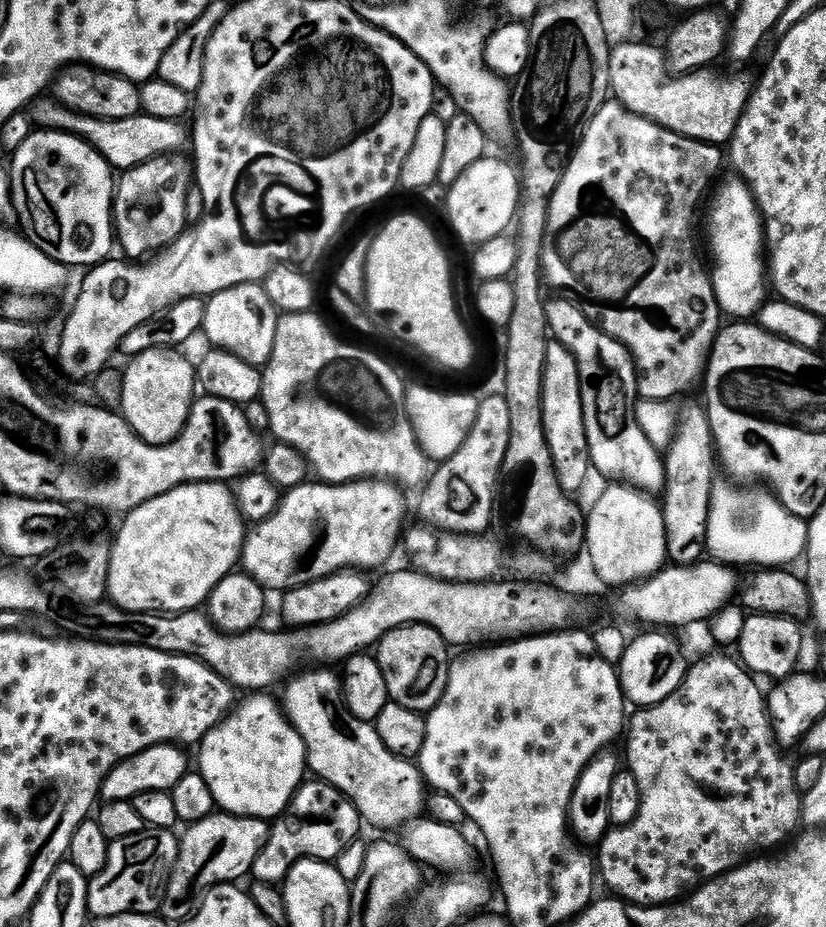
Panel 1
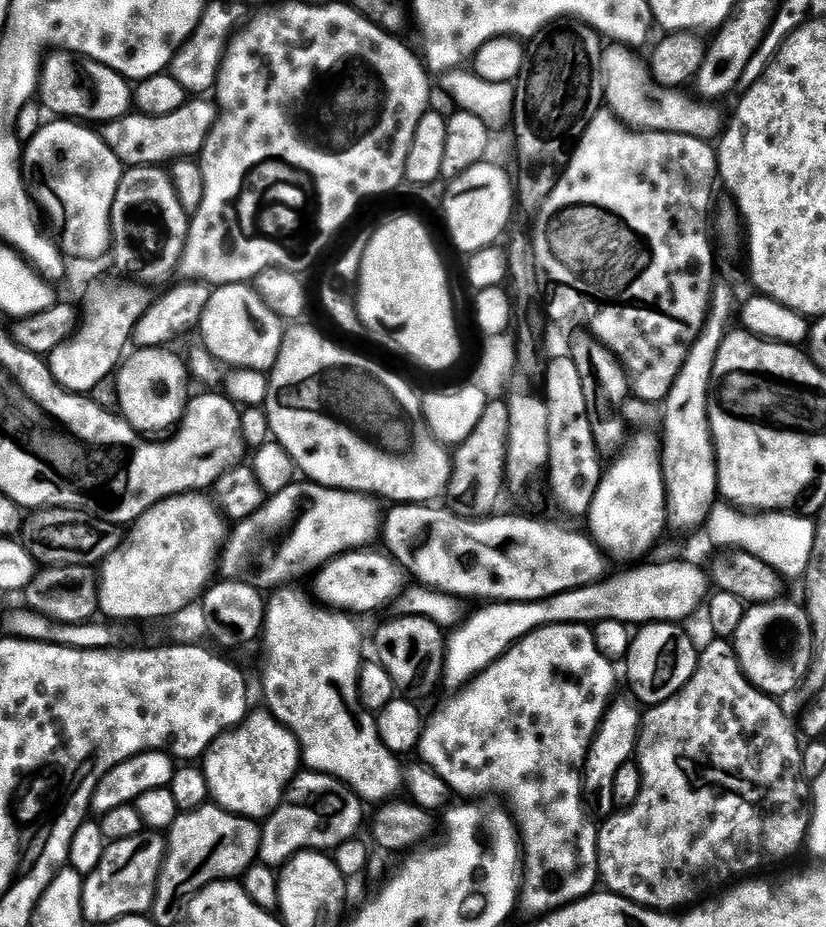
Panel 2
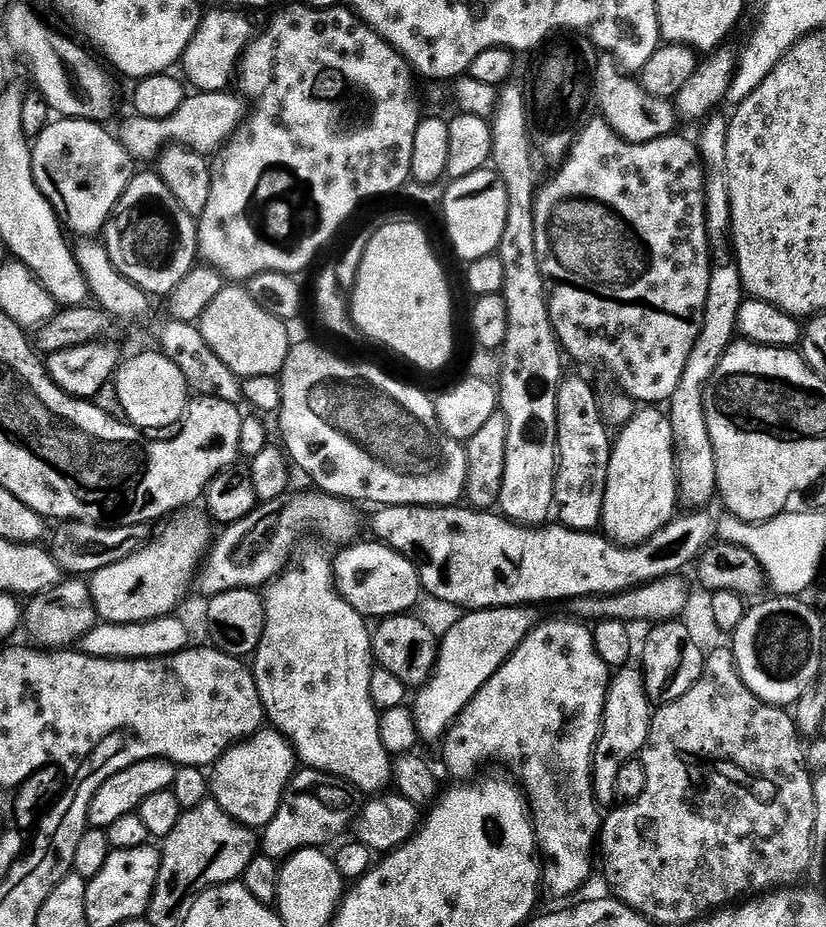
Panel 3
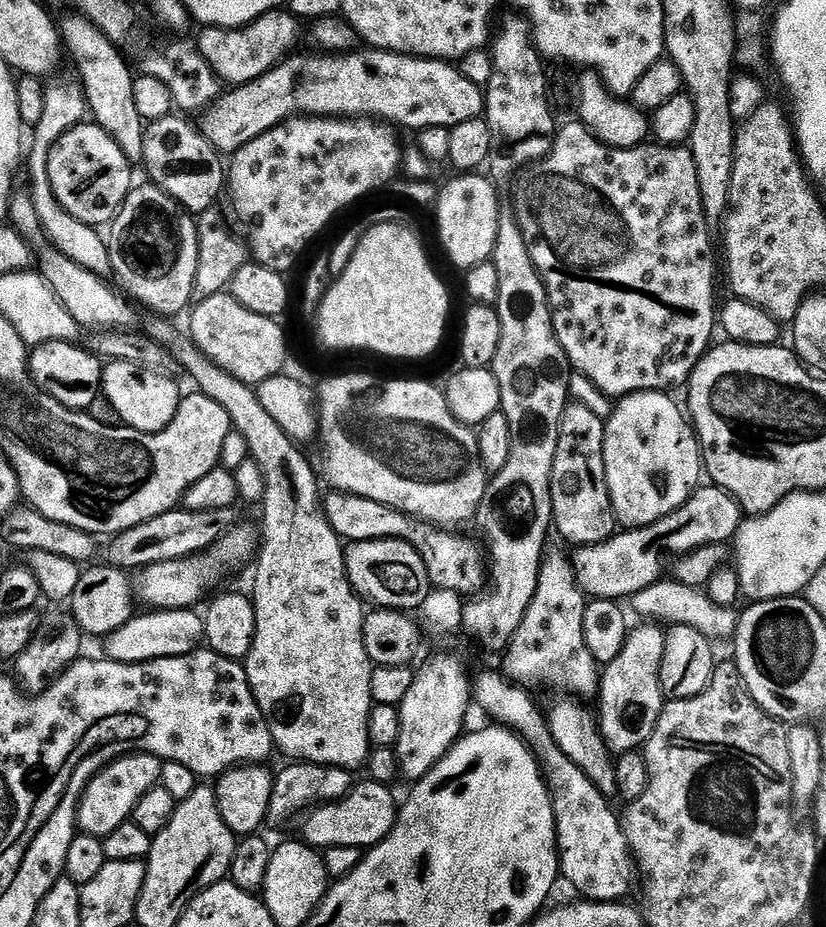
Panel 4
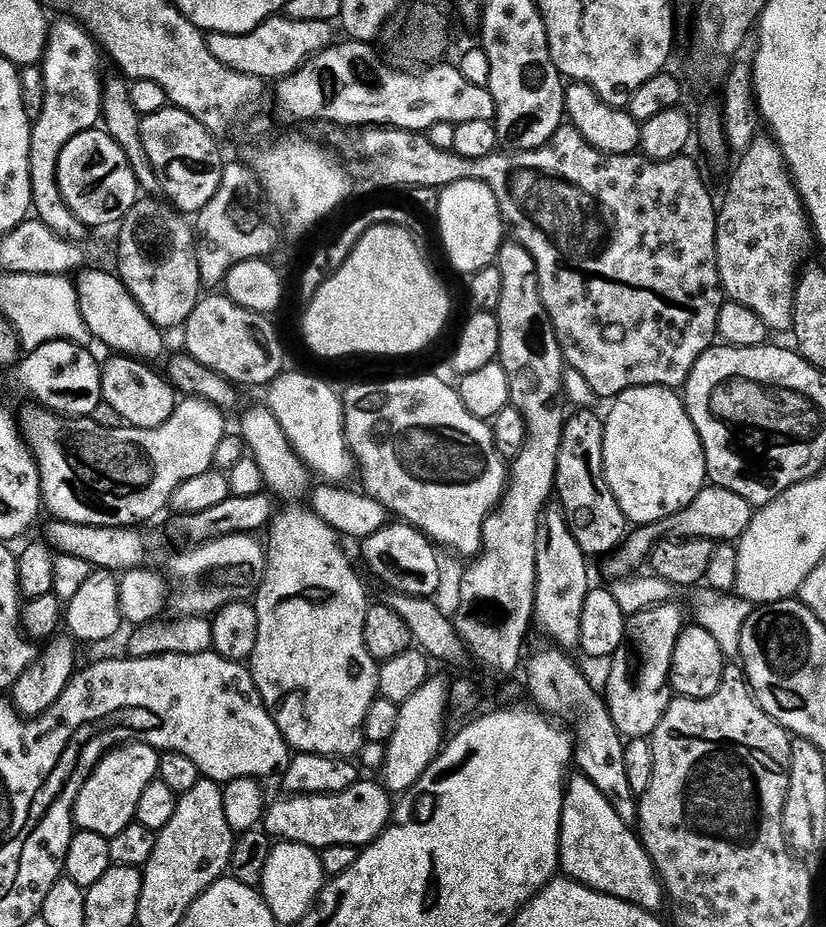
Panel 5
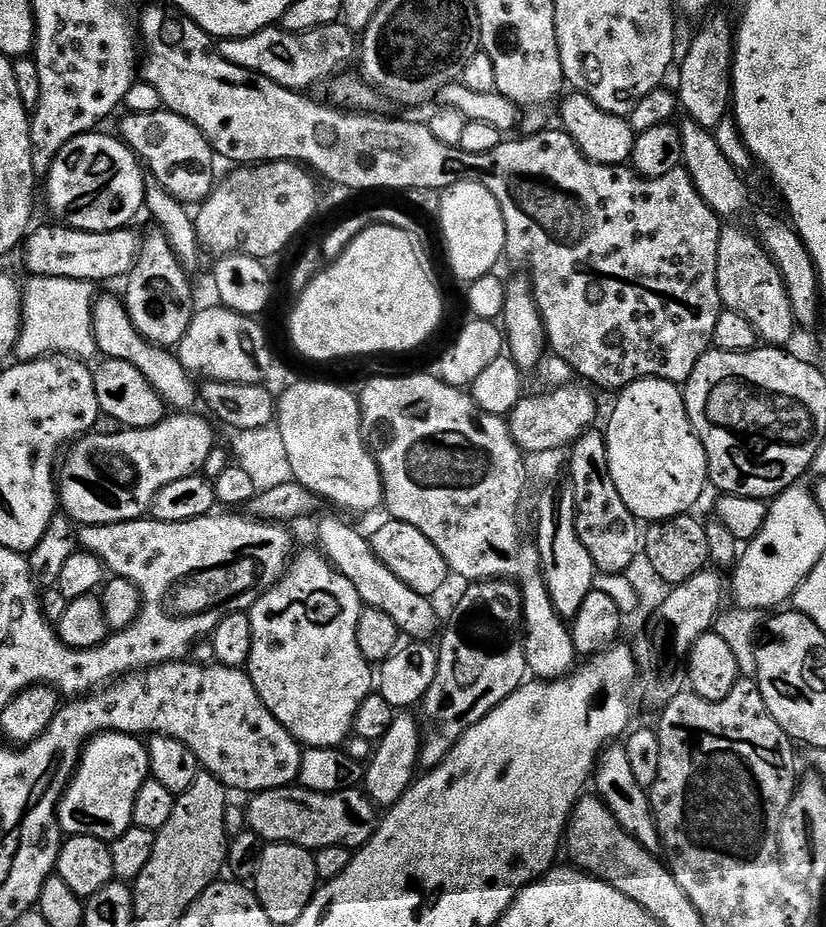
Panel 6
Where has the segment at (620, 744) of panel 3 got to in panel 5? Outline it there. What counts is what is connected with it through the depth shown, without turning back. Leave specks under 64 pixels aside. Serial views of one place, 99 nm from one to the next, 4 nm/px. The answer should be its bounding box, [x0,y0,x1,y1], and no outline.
[606,602,686,740]

